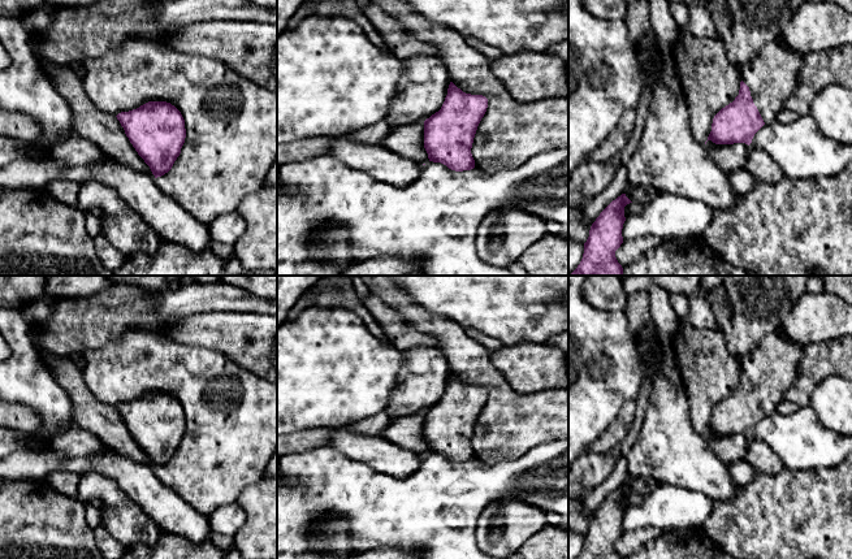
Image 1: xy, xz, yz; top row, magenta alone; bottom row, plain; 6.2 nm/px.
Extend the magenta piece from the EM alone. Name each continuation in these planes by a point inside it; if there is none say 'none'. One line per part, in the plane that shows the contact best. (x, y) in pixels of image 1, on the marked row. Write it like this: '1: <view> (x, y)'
1: yz (772, 76)

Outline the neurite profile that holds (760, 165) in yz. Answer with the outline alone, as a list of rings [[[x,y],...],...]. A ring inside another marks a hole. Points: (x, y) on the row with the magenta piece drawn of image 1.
[[[748,146],[747,150],[747,172],[754,181],[762,181],[770,185],[779,182],[784,174],[780,166],[762,150]]]

